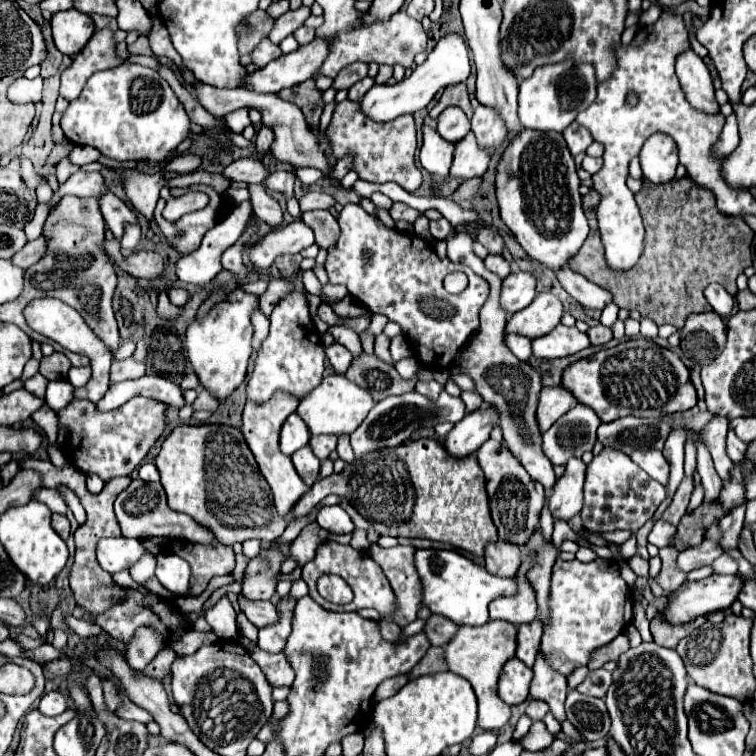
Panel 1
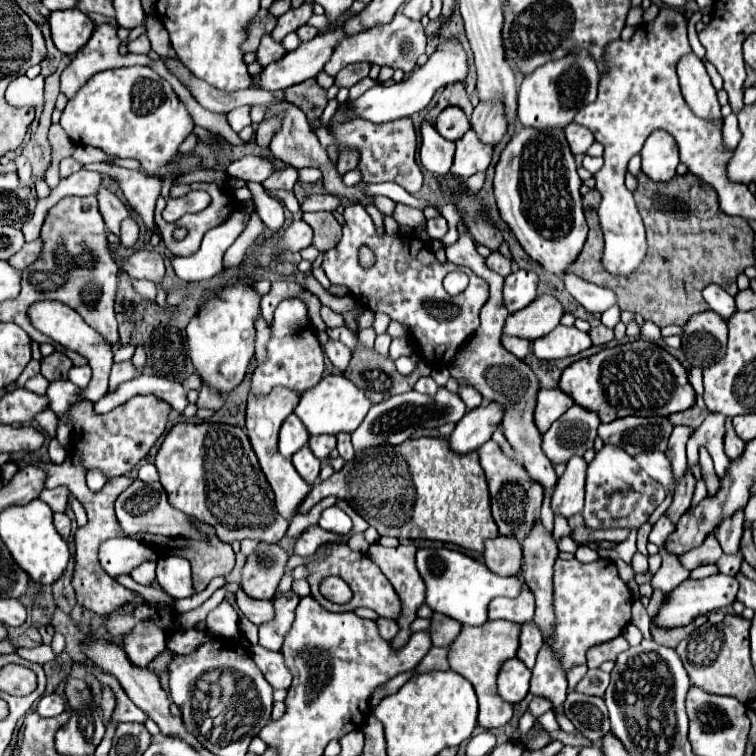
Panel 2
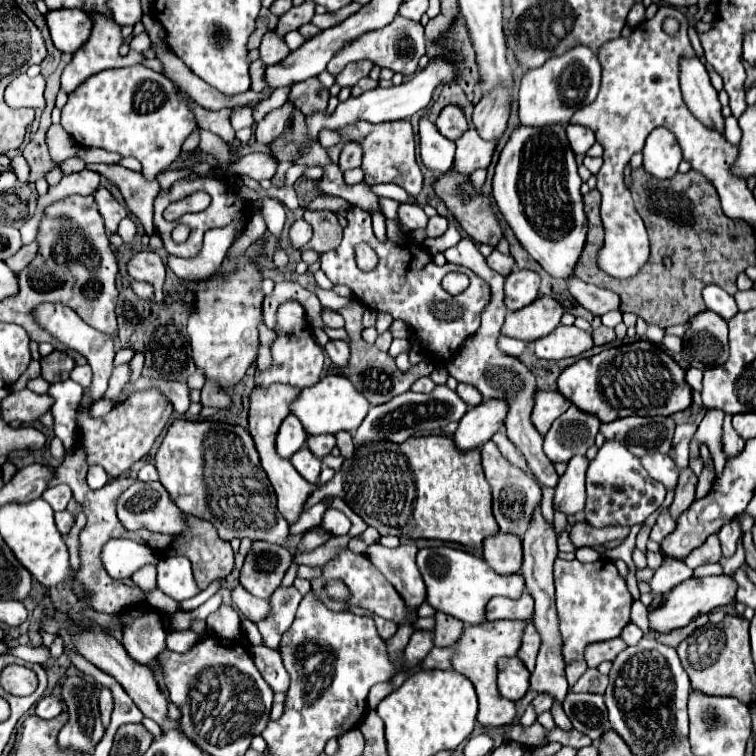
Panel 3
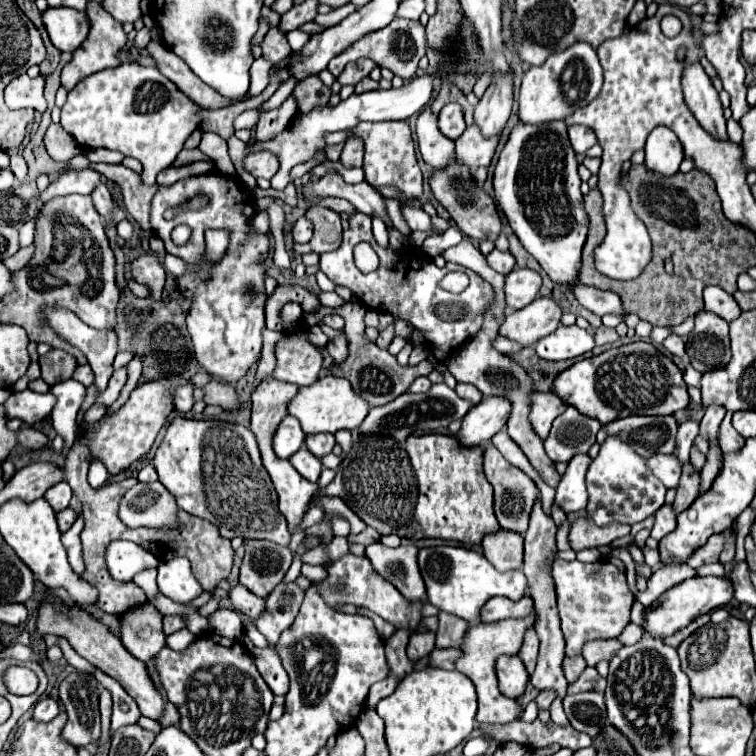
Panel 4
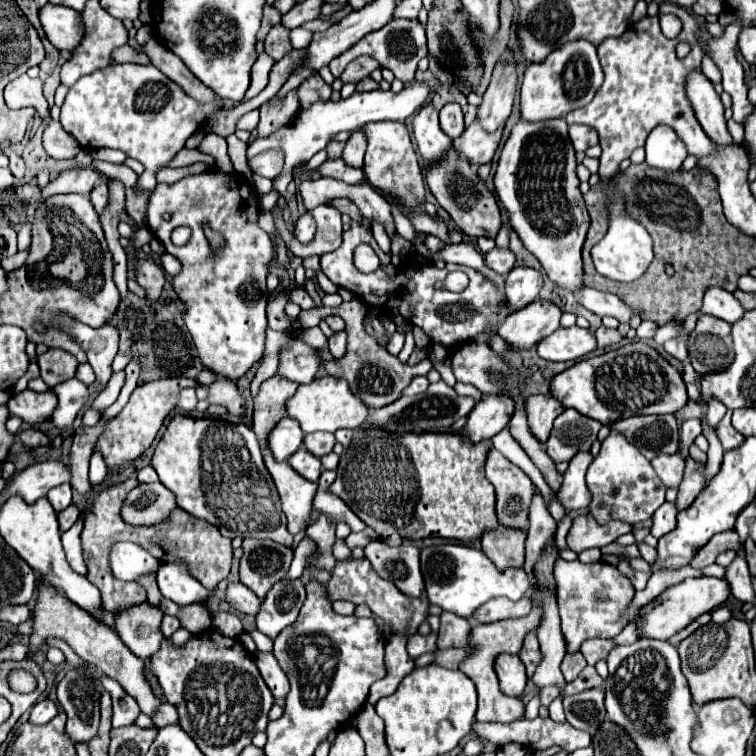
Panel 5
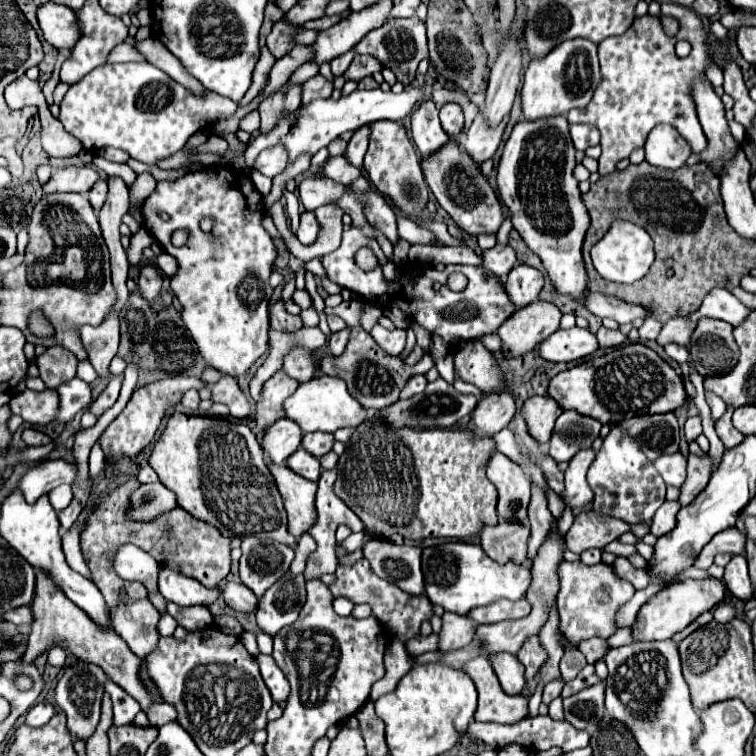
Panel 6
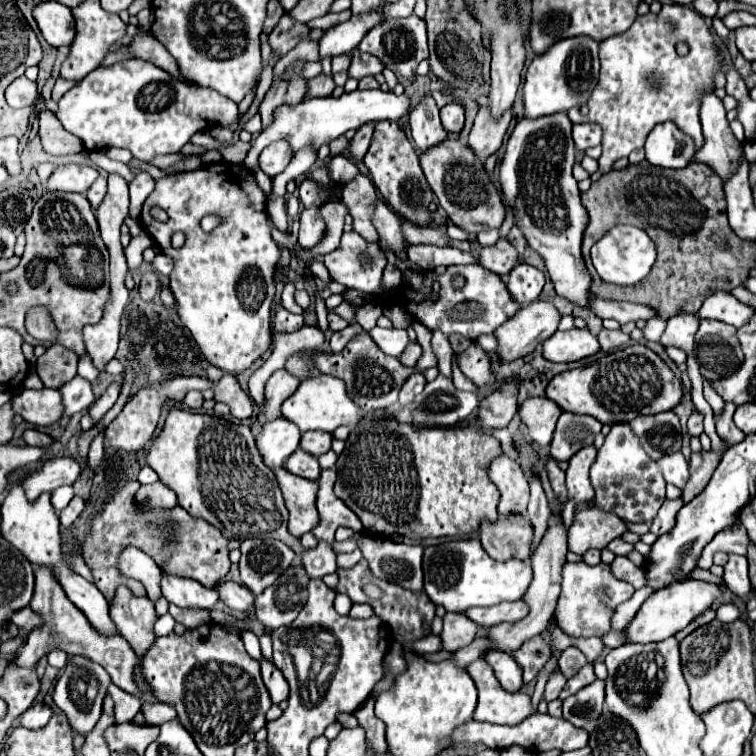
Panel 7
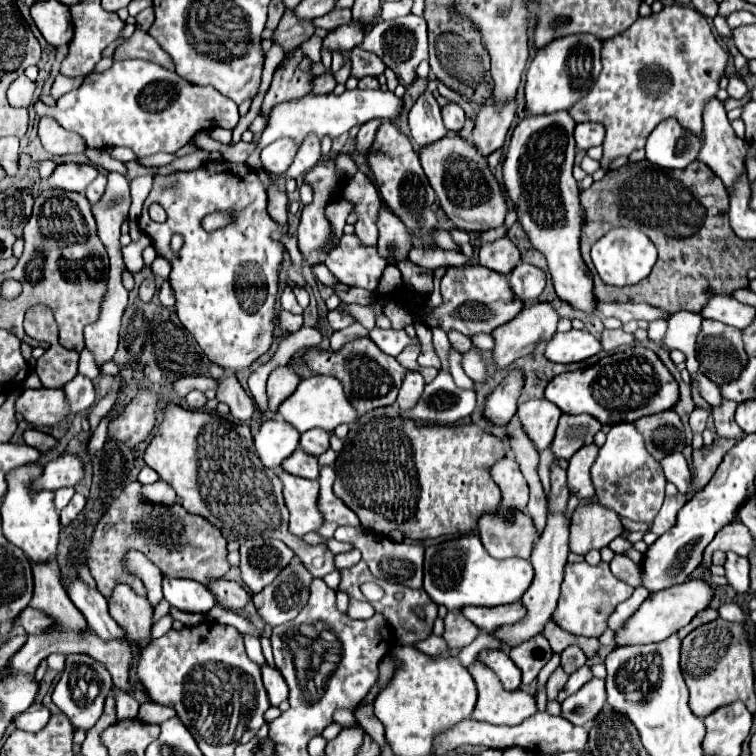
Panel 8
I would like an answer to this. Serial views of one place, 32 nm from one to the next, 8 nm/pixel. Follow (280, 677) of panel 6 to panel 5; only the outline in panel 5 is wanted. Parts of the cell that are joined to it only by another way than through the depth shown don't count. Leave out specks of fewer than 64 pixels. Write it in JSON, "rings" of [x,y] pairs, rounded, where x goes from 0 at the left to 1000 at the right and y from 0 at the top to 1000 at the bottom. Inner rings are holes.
{"rings":[[[339,860],[339,862],[336,862],[336,873],[339,873],[339,881],[341,881],[349,902],[352,902],[354,910],[360,913],[362,923],[378,923],[378,918],[381,918],[381,913],[384,913],[381,894],[378,894],[378,889],[370,884],[362,862],[344,862],[344,860]]]}

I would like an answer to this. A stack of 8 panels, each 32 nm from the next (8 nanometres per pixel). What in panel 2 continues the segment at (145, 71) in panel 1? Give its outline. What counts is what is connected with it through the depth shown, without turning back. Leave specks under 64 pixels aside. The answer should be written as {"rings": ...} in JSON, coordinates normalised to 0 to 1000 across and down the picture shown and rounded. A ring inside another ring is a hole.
{"rings":[[[169,87],[169,90],[138,93],[122,101],[108,114],[108,119],[95,132],[90,132],[90,140],[85,143],[79,156],[79,167],[85,169],[90,183],[101,190],[127,193],[138,198],[143,206],[185,212],[192,230],[209,230],[220,217],[225,217],[233,209],[235,193],[254,175],[257,161],[246,148],[243,138],[230,124],[228,114],[217,103],[212,103],[196,87]]]}

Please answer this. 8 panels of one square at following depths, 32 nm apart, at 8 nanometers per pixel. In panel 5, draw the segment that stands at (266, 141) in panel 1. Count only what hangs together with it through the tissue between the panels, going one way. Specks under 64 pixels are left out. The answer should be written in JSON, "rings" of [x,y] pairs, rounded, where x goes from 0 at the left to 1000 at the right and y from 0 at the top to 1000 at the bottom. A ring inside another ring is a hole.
{"rings":[[[386,119],[376,132],[357,140],[357,135],[344,140],[344,164],[339,169],[341,183],[354,183],[365,172],[370,172],[392,148],[394,148],[394,127],[392,119]]]}

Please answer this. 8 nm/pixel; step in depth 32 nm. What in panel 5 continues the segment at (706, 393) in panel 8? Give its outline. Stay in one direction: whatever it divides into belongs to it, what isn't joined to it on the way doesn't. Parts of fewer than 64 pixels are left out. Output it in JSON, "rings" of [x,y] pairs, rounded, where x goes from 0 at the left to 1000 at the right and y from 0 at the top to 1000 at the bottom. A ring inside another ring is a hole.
{"rings":[[[942,526],[937,533],[937,548],[934,548],[934,556],[944,563],[944,561],[950,561],[952,556],[958,552],[962,540],[952,530],[947,529],[947,526]]]}

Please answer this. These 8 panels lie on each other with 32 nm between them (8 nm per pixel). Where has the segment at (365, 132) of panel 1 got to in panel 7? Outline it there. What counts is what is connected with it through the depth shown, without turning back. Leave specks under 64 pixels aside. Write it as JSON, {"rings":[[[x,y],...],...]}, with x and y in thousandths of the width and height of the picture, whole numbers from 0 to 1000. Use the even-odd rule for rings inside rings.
{"rings":[[[505,159],[497,164],[492,190],[487,196],[487,204],[481,206],[481,220],[489,228],[492,243],[508,259],[513,272],[519,272],[519,278],[524,278],[532,288],[542,291],[550,299],[563,299],[571,294],[571,286],[566,278],[566,270],[571,267],[571,251],[558,230],[556,212],[548,201],[548,193],[542,190],[540,180],[534,177],[526,161]]]}

